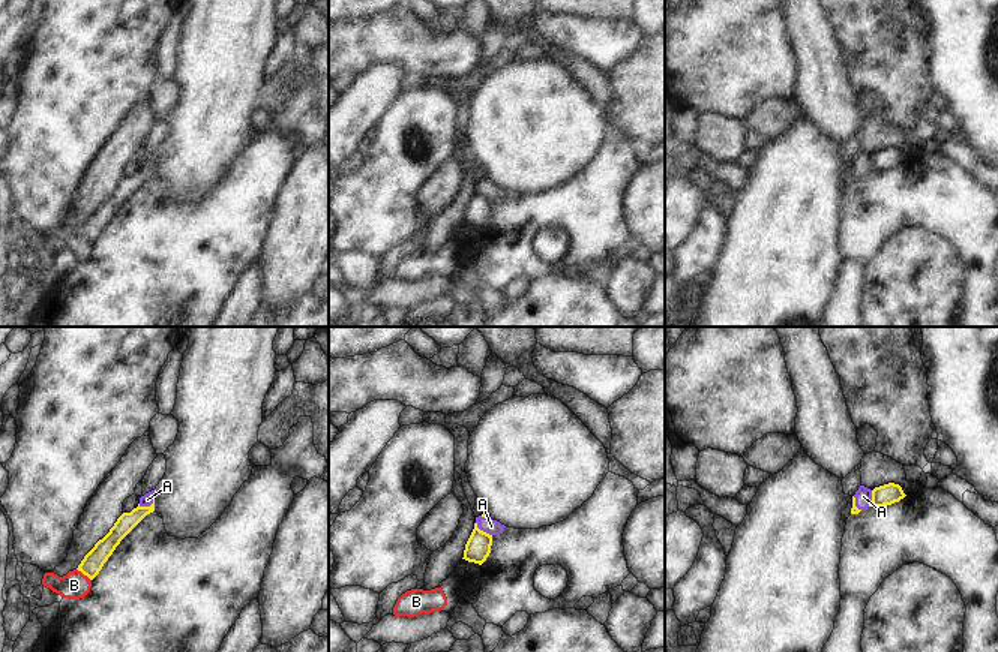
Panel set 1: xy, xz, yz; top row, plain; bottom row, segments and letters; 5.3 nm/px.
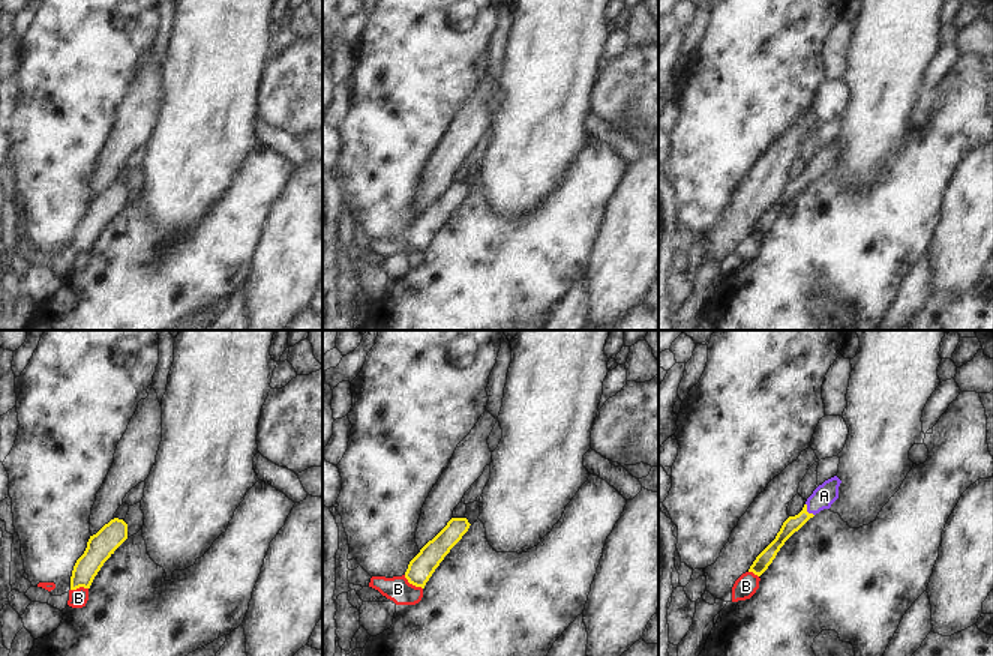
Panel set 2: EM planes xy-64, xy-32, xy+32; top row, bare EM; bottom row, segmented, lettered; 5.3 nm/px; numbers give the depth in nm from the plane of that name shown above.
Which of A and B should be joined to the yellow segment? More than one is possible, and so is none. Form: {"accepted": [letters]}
{"accepted": ["A"]}

